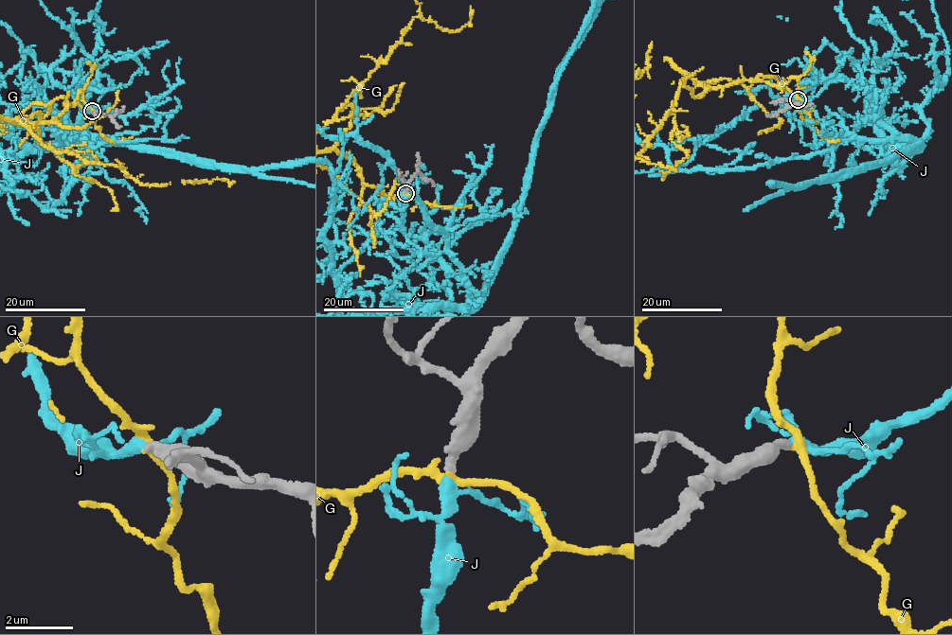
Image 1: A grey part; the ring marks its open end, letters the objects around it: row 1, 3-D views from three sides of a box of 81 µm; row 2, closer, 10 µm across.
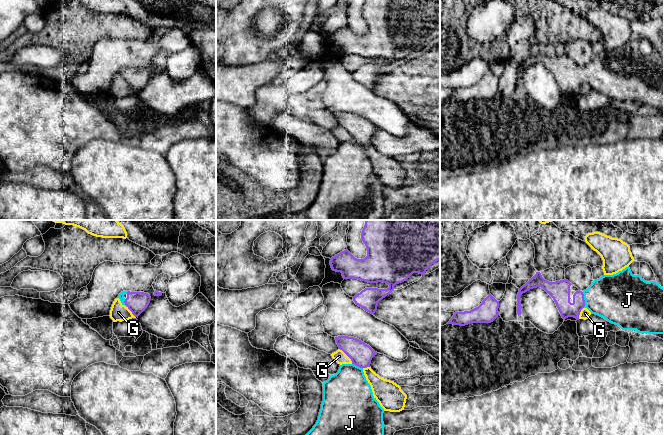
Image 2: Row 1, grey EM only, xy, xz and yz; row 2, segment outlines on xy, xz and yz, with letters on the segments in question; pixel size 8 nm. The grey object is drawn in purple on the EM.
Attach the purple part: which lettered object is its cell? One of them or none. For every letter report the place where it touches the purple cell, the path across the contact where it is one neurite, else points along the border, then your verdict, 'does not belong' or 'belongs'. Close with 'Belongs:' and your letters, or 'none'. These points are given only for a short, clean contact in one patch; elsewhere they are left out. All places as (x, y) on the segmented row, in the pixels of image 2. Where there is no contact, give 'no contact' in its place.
G: xz (347, 355) | along xz (339, 348), (352, 363) | does not belong
J: yz (584, 300) | across yz (559, 290), (570, 304), (584, 300), (589, 298), (615, 298) | belongs
Belongs: J

